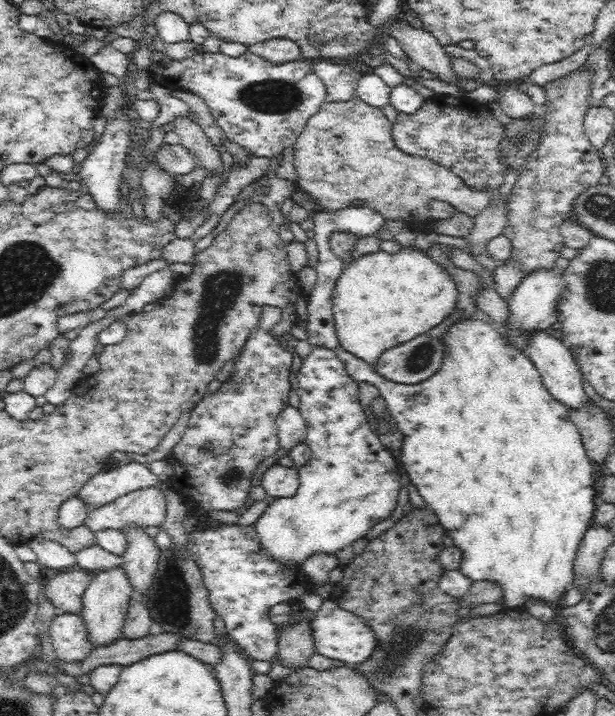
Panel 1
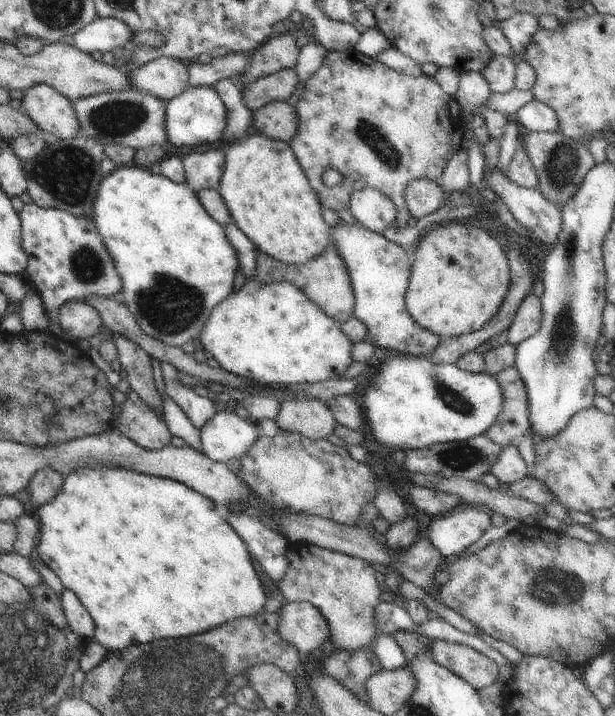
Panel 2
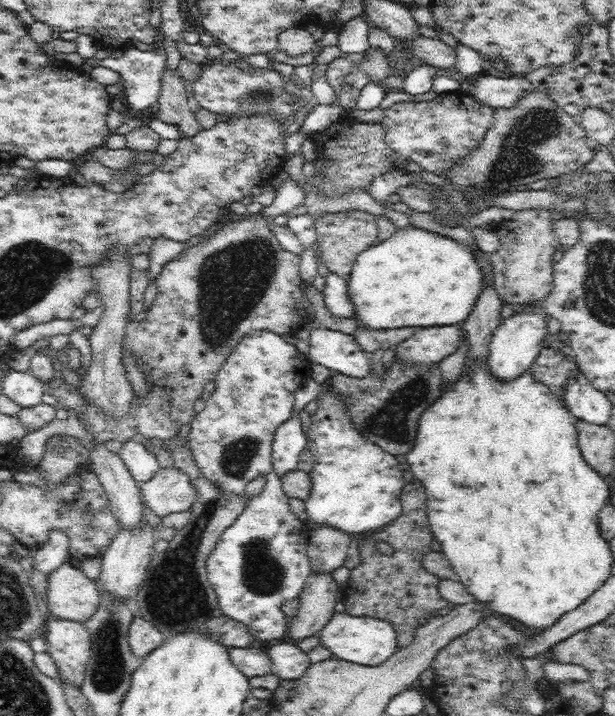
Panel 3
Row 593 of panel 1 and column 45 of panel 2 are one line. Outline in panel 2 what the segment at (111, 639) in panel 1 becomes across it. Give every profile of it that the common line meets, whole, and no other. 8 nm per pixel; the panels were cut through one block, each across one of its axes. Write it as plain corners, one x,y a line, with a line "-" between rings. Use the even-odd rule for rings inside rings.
40,84
24,92
20,111
25,113
38,127
46,133
52,133
57,139
72,139
81,134
80,122
72,102
52,86

